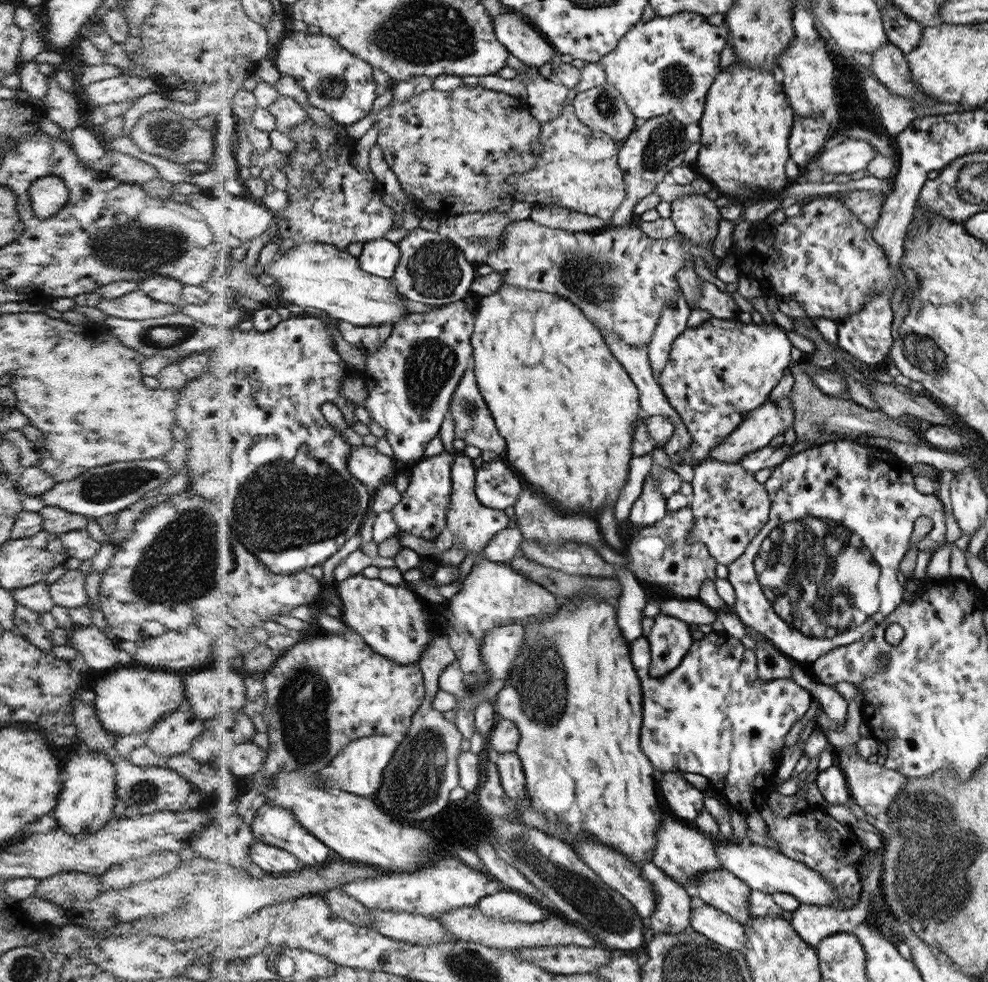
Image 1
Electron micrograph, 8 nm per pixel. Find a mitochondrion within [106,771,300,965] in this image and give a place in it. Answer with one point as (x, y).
(144, 791)

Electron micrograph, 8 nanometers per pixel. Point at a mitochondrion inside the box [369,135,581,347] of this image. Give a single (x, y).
(434, 269)

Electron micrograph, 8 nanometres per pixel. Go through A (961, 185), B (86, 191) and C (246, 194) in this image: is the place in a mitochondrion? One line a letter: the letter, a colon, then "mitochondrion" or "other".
A: mitochondrion
B: other
C: other

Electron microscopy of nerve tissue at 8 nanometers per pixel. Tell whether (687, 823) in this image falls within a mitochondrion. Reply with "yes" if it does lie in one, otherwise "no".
no

